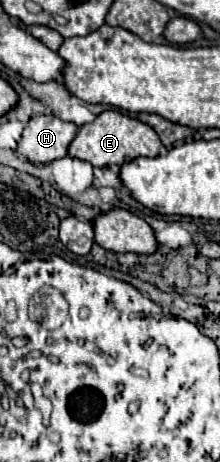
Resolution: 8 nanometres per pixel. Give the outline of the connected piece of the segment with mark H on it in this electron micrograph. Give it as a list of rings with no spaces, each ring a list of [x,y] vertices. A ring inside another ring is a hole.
[[[32,116],[18,142],[18,152],[30,162],[54,162],[68,154],[78,126],[54,116]]]

